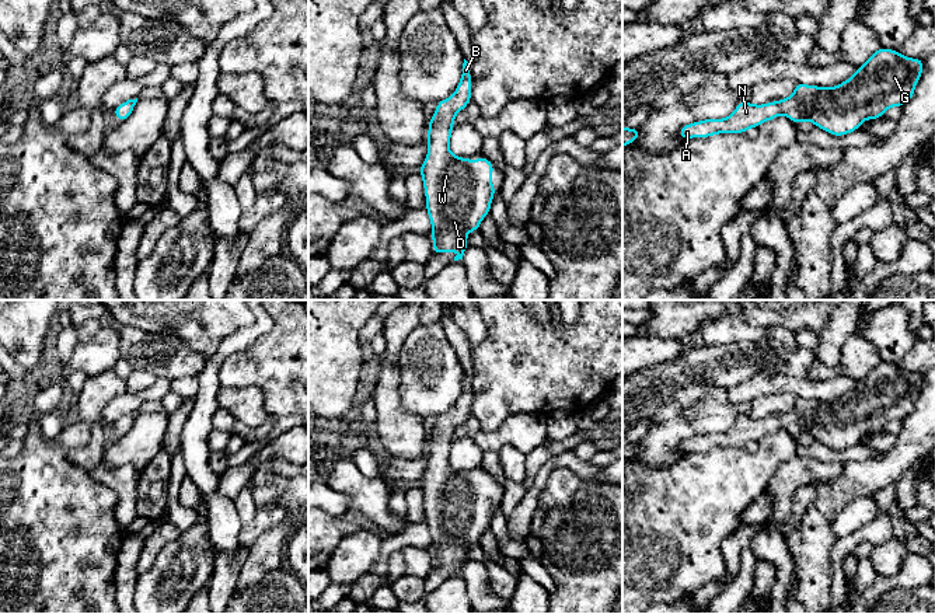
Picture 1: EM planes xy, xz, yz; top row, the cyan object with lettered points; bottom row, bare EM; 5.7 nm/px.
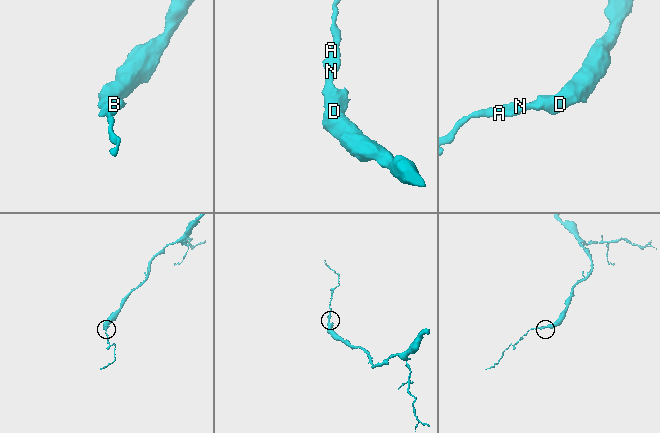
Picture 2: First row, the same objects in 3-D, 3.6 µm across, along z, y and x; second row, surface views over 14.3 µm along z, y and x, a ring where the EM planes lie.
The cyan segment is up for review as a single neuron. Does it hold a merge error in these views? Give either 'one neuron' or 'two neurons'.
one neuron

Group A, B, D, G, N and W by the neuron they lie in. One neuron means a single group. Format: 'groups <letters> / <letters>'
groups A B D G N W

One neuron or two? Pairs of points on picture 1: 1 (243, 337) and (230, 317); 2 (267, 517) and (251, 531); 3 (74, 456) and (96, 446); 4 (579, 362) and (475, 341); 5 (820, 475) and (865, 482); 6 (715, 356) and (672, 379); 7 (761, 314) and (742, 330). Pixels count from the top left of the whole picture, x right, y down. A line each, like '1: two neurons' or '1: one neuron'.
1: two neurons
2: one neuron
3: one neuron
4: two neurons
5: two neurons
6: one neuron
7: two neurons

